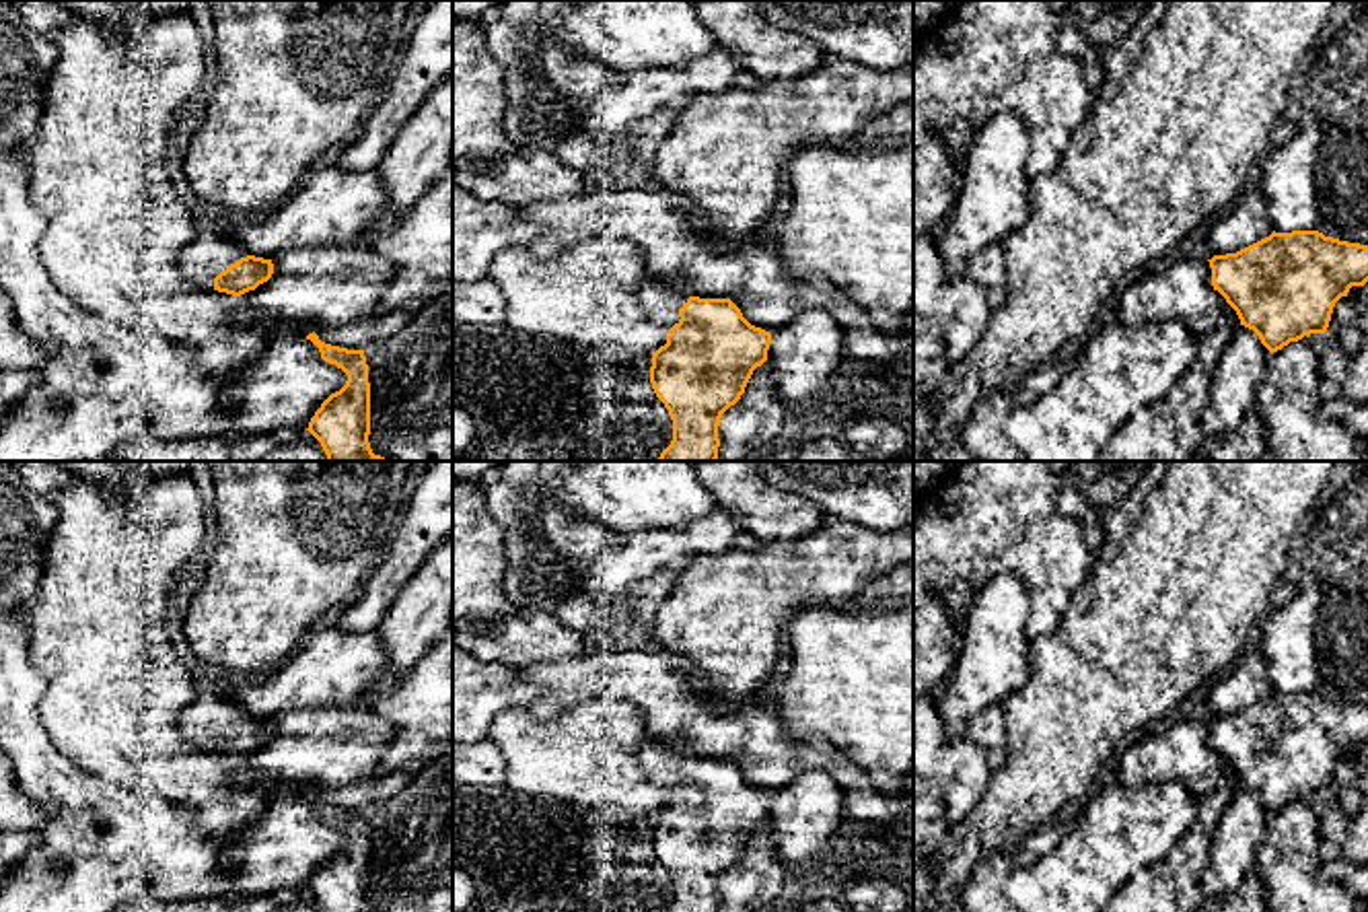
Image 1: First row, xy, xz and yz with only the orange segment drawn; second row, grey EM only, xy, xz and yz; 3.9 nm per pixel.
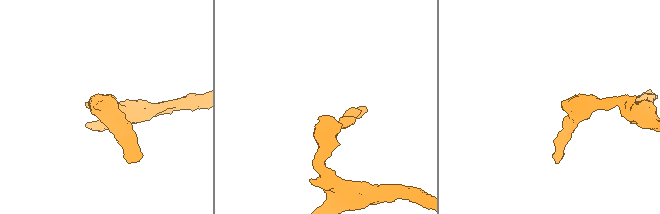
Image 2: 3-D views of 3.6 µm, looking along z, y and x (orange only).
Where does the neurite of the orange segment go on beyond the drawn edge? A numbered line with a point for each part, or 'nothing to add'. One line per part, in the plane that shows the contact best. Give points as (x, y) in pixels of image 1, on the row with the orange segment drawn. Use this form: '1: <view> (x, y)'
1: xy (208, 254)

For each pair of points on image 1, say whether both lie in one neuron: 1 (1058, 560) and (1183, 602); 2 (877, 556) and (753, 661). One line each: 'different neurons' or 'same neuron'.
1: different neurons
2: same neuron

